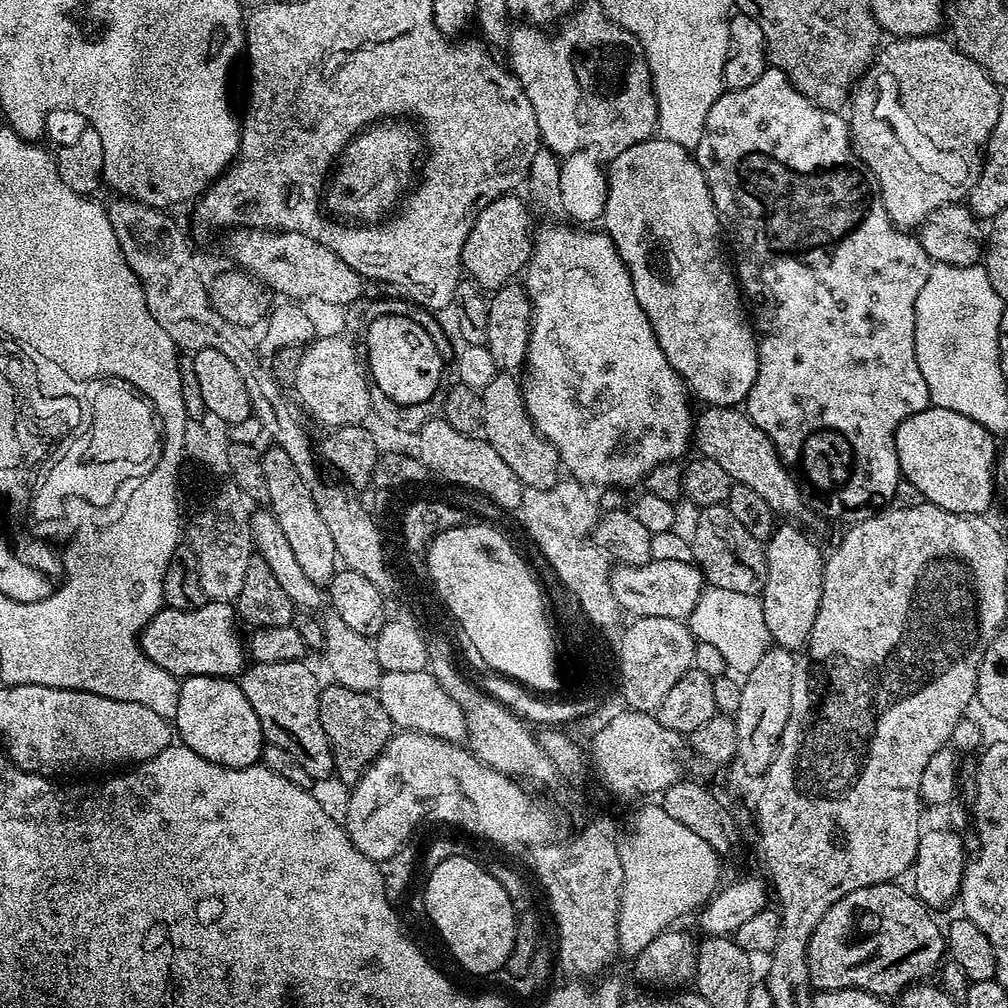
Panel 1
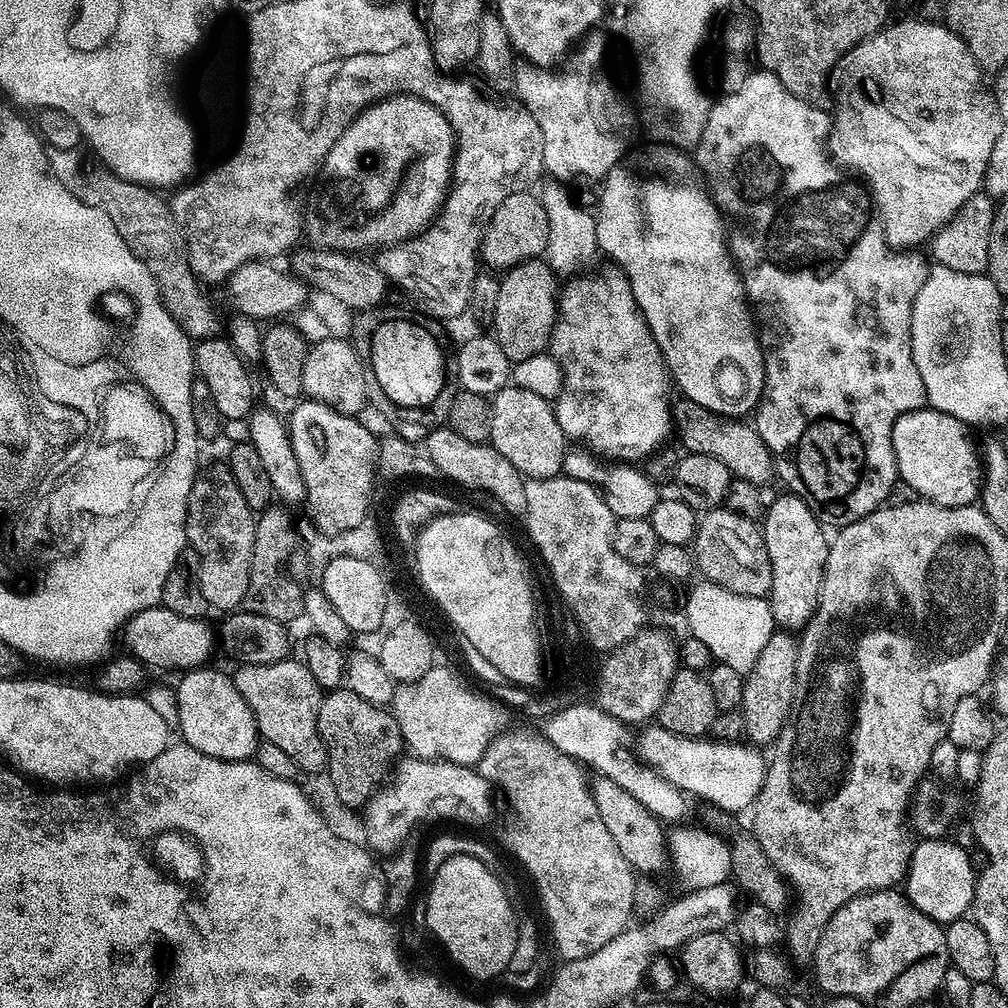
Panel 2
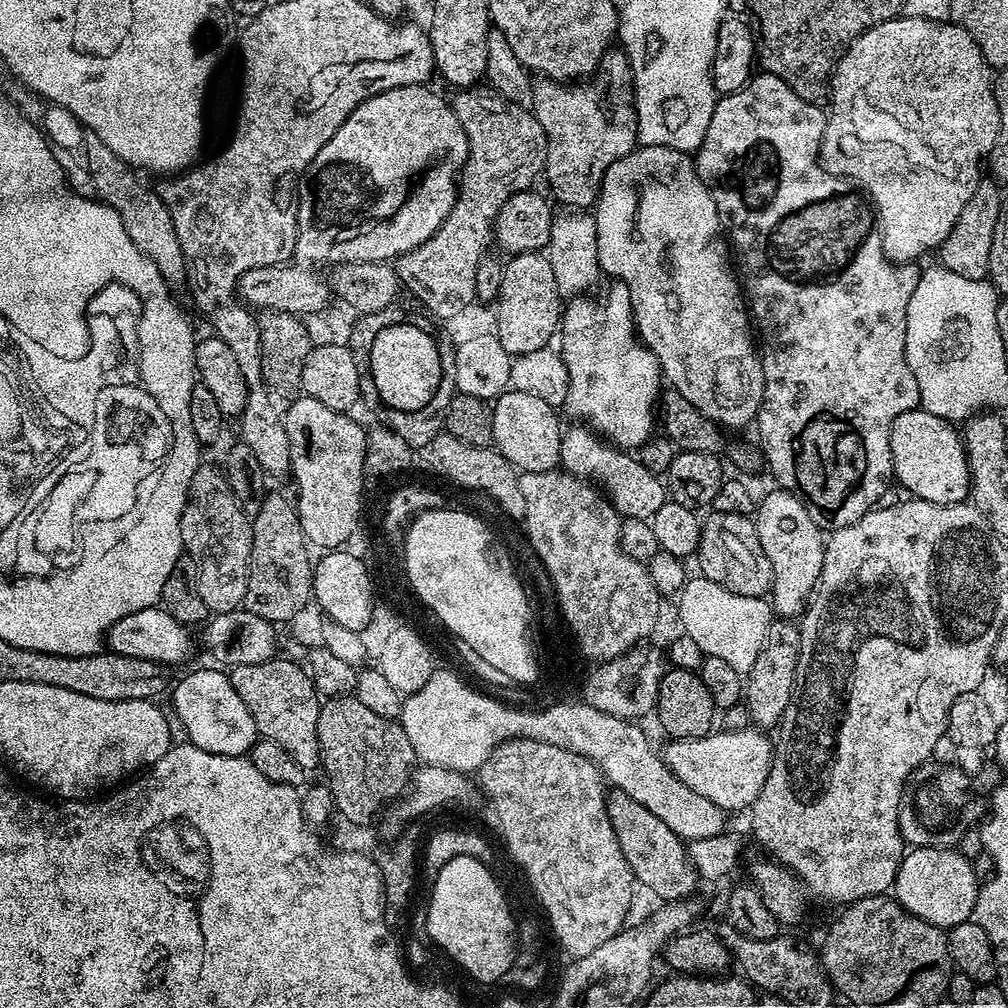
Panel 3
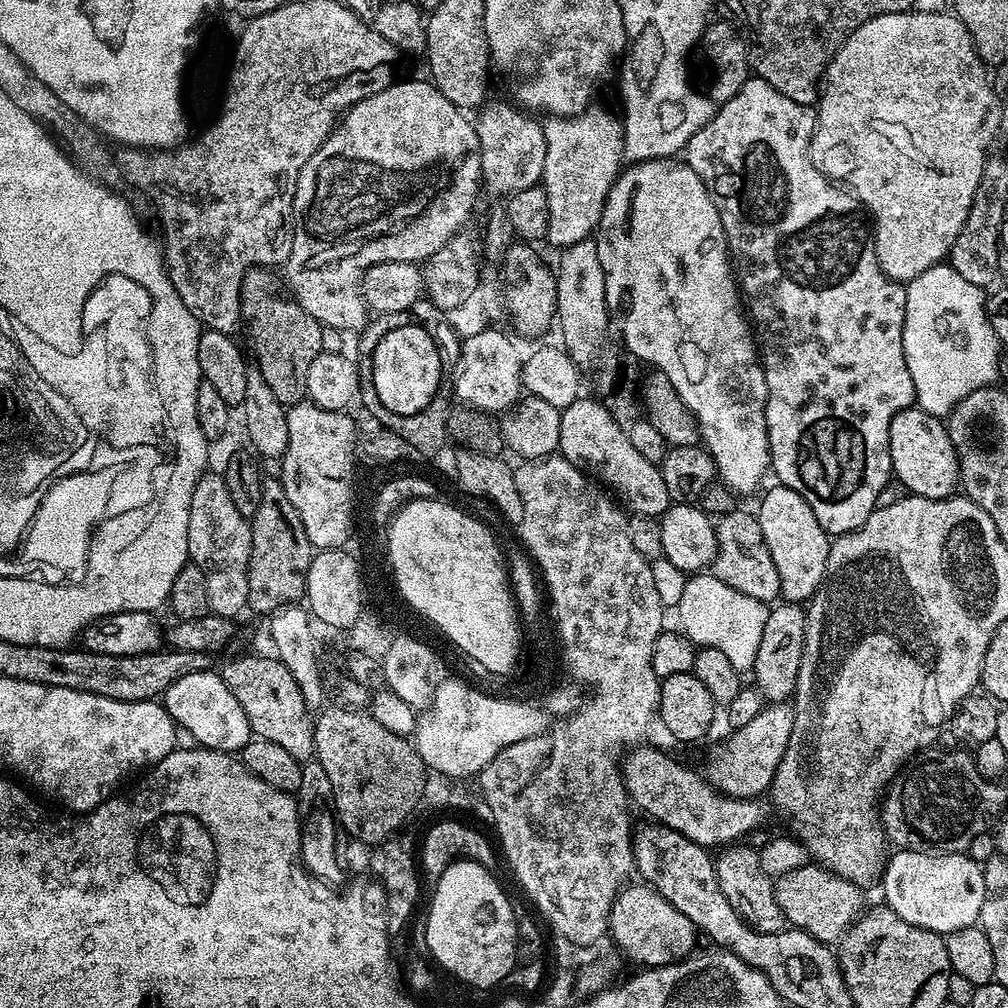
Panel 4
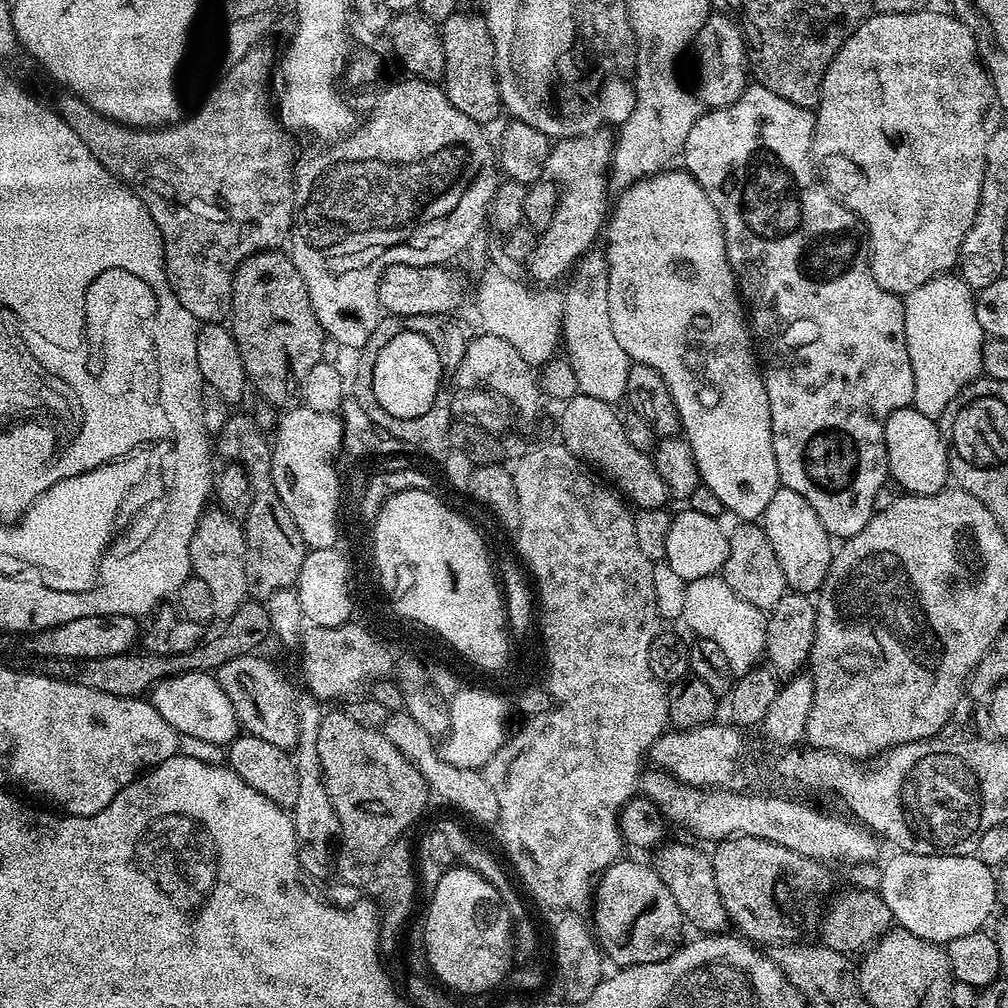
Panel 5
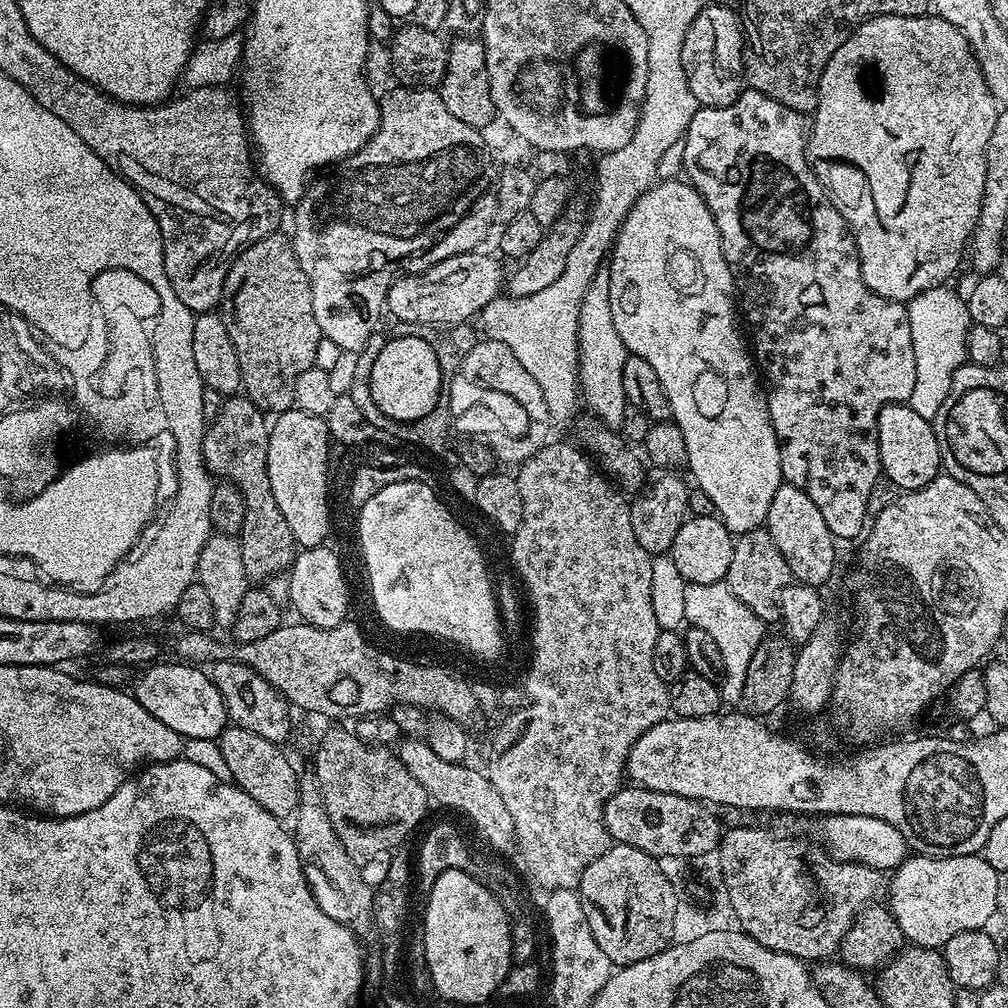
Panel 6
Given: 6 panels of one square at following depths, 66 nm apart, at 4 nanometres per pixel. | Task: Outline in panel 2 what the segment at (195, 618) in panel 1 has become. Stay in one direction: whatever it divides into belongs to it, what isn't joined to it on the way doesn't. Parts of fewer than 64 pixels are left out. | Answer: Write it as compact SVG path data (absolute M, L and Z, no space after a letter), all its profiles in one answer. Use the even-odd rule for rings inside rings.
M163 606L147 608L128 619L122 629L122 640L124 636L127 651L148 668L203 668L211 661L208 659L212 656L212 647L218 644L214 628L212 630L206 621L204 618L182 618L182 614L174 614L174 610Z

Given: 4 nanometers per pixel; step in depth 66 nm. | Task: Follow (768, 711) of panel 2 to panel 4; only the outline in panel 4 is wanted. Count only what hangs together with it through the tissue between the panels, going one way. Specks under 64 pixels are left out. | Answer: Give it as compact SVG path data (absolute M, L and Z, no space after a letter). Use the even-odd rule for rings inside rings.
M780 602L769 607L766 627L762 630L762 642L758 646L758 658L751 670L751 675L756 676L755 687L760 689L765 701L788 702L793 699L798 670L802 666L807 621L807 611L799 603Z

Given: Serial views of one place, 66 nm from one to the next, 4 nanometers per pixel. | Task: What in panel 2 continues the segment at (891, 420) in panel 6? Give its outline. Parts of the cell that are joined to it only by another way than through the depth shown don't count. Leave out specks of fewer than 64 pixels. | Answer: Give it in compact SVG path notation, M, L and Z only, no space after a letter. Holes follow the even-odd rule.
M925 406L917 412L907 412L899 416L892 431L899 479L914 486L920 497L929 500L931 504L941 504L947 508L966 508L975 505L982 487L982 456L978 448L976 452L976 444L968 432L971 432L969 425L950 414L942 414L937 408Z

